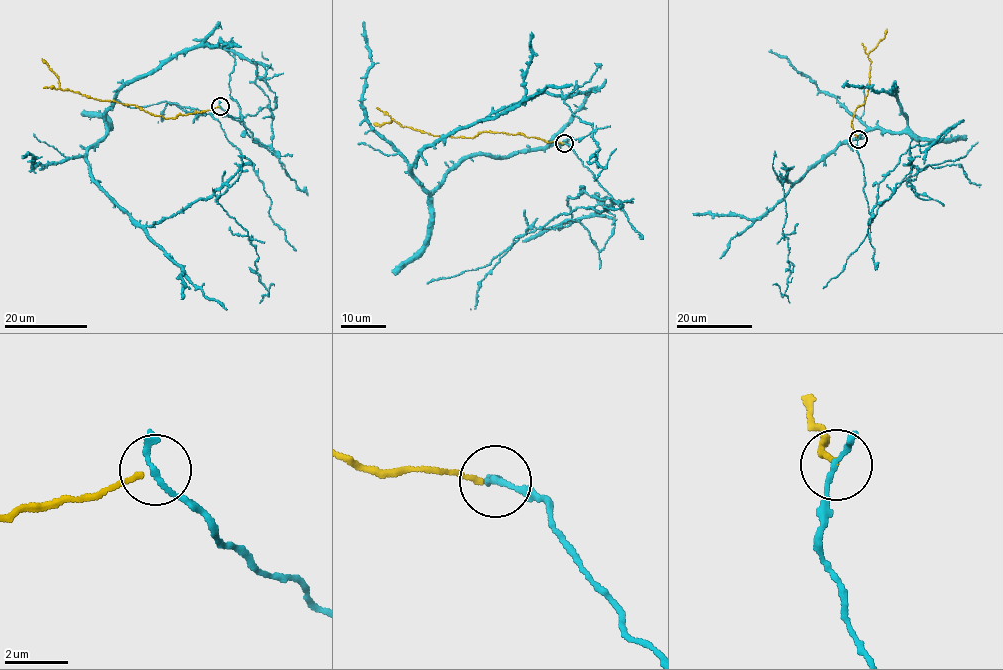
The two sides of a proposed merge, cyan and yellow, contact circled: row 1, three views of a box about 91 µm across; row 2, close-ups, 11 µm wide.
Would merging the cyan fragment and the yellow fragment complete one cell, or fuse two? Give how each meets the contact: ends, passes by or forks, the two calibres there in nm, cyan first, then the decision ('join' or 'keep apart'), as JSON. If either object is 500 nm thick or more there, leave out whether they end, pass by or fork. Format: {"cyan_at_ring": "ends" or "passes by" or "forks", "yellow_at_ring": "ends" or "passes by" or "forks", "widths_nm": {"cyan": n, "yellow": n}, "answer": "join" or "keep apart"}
{"cyan_at_ring": "passes by", "yellow_at_ring": "ends", "widths_nm": {"cyan": 150, "yellow": 120}, "answer": "keep apart"}

